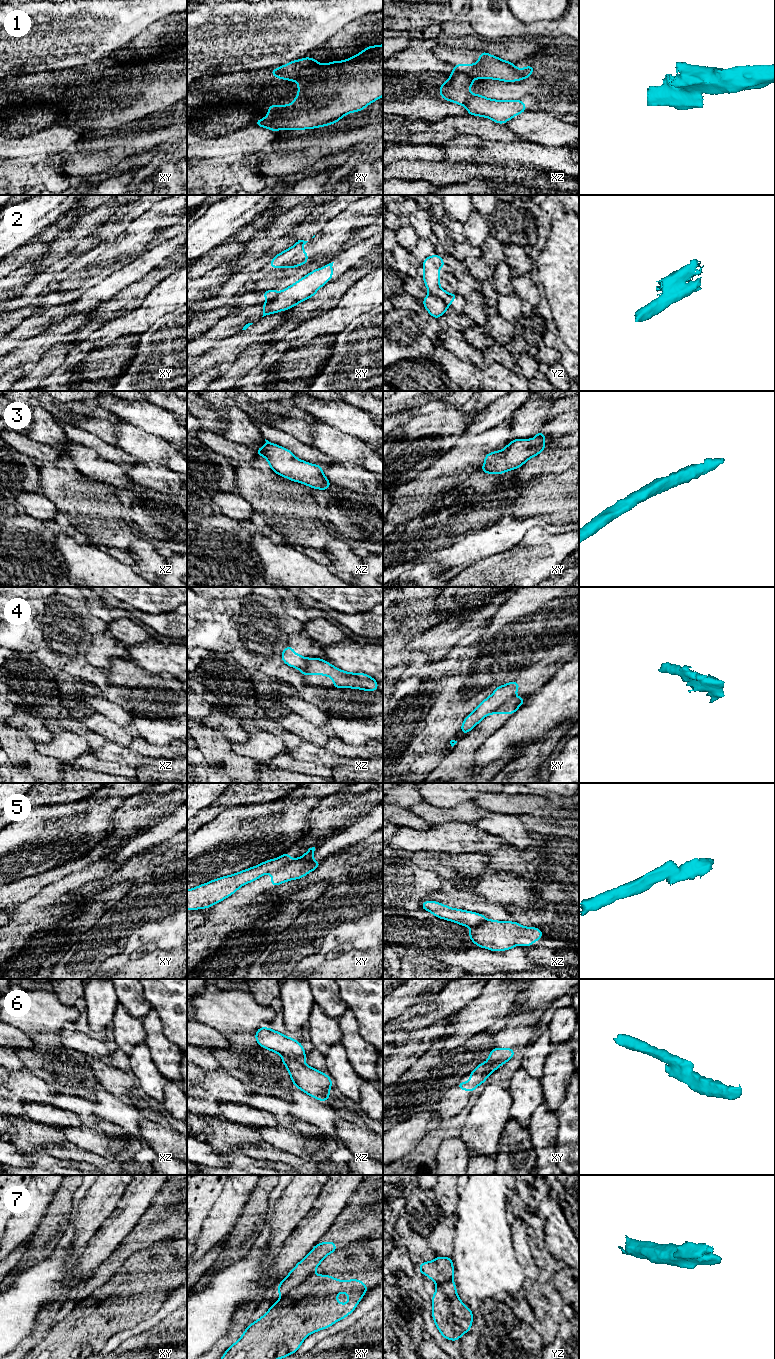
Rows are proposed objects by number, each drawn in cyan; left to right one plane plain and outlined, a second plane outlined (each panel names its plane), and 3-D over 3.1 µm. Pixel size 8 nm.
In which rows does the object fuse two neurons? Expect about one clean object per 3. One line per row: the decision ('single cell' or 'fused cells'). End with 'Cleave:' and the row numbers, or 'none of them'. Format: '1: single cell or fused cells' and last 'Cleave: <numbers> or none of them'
1: fused cells
2: fused cells
3: single cell
4: fused cells
5: fused cells
6: fused cells
7: fused cells
Cleave: 1, 2, 4, 5, 6, 7

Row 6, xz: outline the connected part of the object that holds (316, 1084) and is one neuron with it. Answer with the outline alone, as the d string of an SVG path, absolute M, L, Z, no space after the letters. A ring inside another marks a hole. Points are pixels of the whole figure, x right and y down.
M282 1057L282 1062L287 1067L295 1087L317 1100L329 1101L333 1082L328 1075L309 1067L302 1059Z

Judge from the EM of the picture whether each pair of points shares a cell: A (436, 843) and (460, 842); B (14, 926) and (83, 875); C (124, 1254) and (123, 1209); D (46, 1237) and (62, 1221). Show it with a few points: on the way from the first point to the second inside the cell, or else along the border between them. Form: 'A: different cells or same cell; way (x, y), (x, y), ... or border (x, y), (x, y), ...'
A: same cell; way (442, 842), (454, 842)
B: same cell; way (31, 916), (59, 888), (66, 884)
C: different cells; border (139, 1220), (121, 1242)
D: same cell; way (50, 1233), (58, 1225)

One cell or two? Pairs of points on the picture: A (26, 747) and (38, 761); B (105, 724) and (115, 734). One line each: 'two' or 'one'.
A: one
B: one

